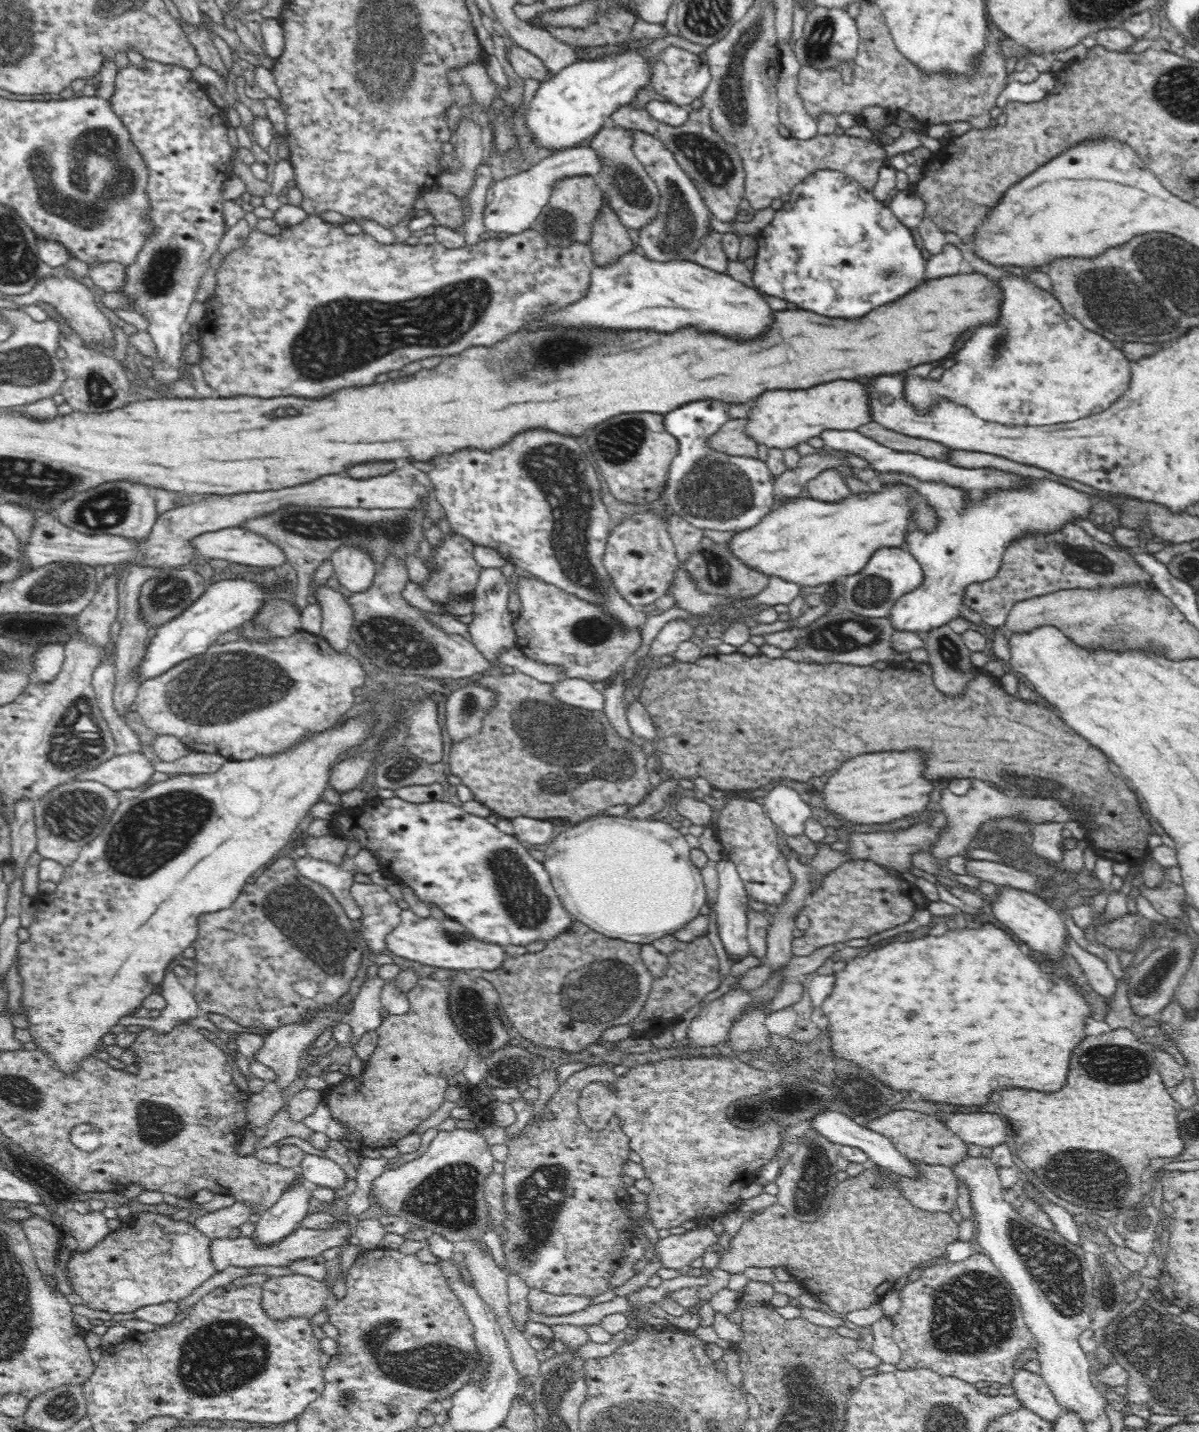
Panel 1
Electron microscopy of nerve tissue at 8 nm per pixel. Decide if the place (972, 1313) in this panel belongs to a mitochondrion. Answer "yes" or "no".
yes

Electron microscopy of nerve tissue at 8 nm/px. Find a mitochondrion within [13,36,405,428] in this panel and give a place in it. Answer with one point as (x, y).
(94, 169)

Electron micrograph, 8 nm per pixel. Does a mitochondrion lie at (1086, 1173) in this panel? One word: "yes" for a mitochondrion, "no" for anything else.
yes

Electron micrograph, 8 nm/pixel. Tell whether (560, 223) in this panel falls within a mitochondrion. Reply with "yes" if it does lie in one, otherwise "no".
yes

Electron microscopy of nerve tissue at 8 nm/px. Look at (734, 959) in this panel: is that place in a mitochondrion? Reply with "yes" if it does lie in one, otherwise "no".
no

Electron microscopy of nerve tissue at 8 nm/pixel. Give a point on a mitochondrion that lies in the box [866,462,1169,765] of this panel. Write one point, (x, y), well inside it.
(1083, 557)

